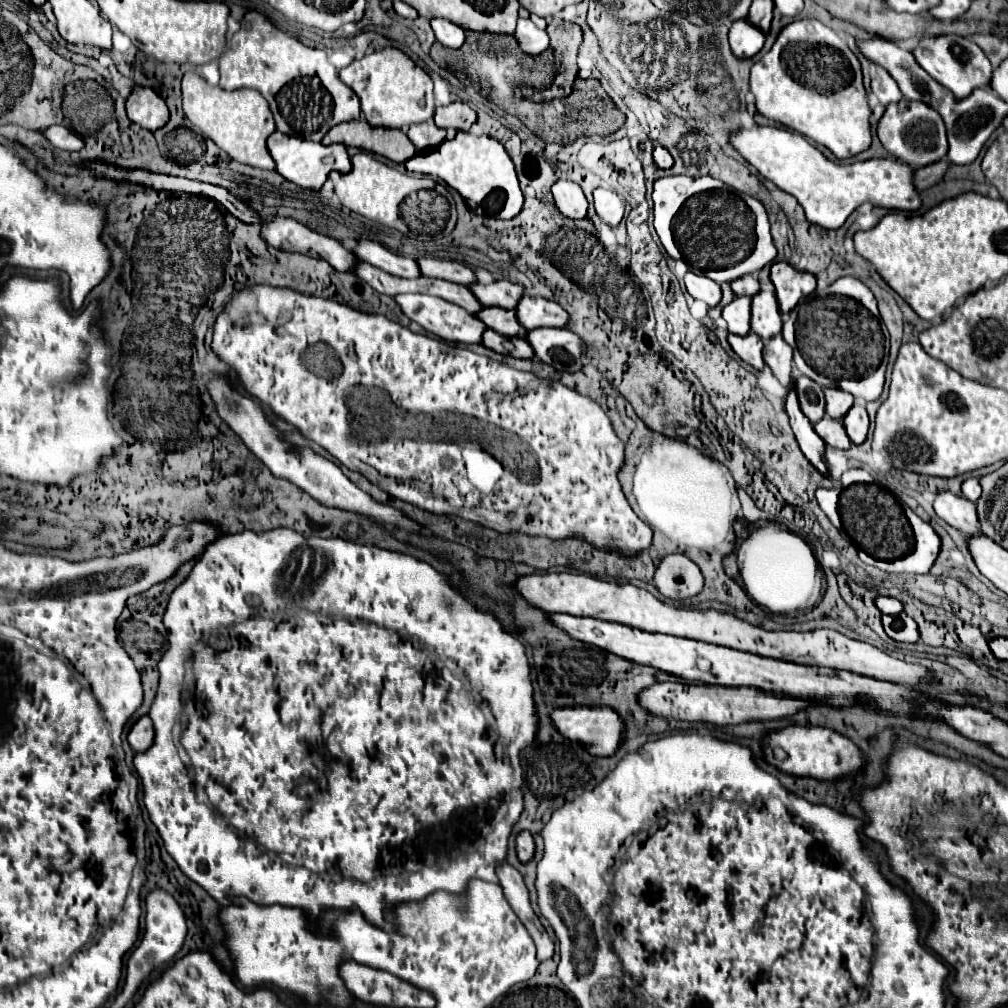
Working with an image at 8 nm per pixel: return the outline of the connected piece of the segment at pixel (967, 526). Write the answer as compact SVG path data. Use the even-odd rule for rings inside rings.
M941 492L937 494L933 508L939 518L943 518L949 526L963 532L963 536L973 538L983 534L979 528L977 508L971 500L965 500L963 496L955 496L951 492Z

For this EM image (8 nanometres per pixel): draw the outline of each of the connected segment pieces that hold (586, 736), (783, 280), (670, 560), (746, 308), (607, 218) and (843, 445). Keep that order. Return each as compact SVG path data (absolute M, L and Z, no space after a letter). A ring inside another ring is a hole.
M559 708L551 710L557 732L581 742L593 756L611 756L623 740L623 724L611 708Z
M775 262L771 266L771 280L777 290L781 312L791 312L801 298L815 290L817 280L811 272L799 272L787 262Z
M671 554L657 566L655 586L663 596L673 600L693 598L703 590L703 574L687 556Z
M735 298L731 304L723 308L723 318L729 324L731 334L745 336L749 334L751 326L751 298Z
M597 188L593 192L595 196L595 210L599 214L599 218L609 224L609 226L619 226L621 218L623 218L623 202L621 198L607 188Z
M825 416L823 420L819 420L815 424L815 432L825 440L825 444L829 444L833 448L847 450L851 446L851 440L849 440L849 436L845 432L843 420L833 420L833 418Z

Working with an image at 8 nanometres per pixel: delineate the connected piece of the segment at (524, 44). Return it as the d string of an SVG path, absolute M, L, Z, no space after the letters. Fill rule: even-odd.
M519 18L515 38L519 42L519 48L527 54L541 54L549 48L549 36L545 30L539 30L531 20Z

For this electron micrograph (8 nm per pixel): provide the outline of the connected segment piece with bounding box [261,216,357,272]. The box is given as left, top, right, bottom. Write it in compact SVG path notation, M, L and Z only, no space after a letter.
M263 218L261 220L261 238L277 250L283 252L299 252L305 256L313 256L319 260L327 260L335 270L347 272L353 268L357 258L343 248L337 240L323 236L305 224L293 218Z

